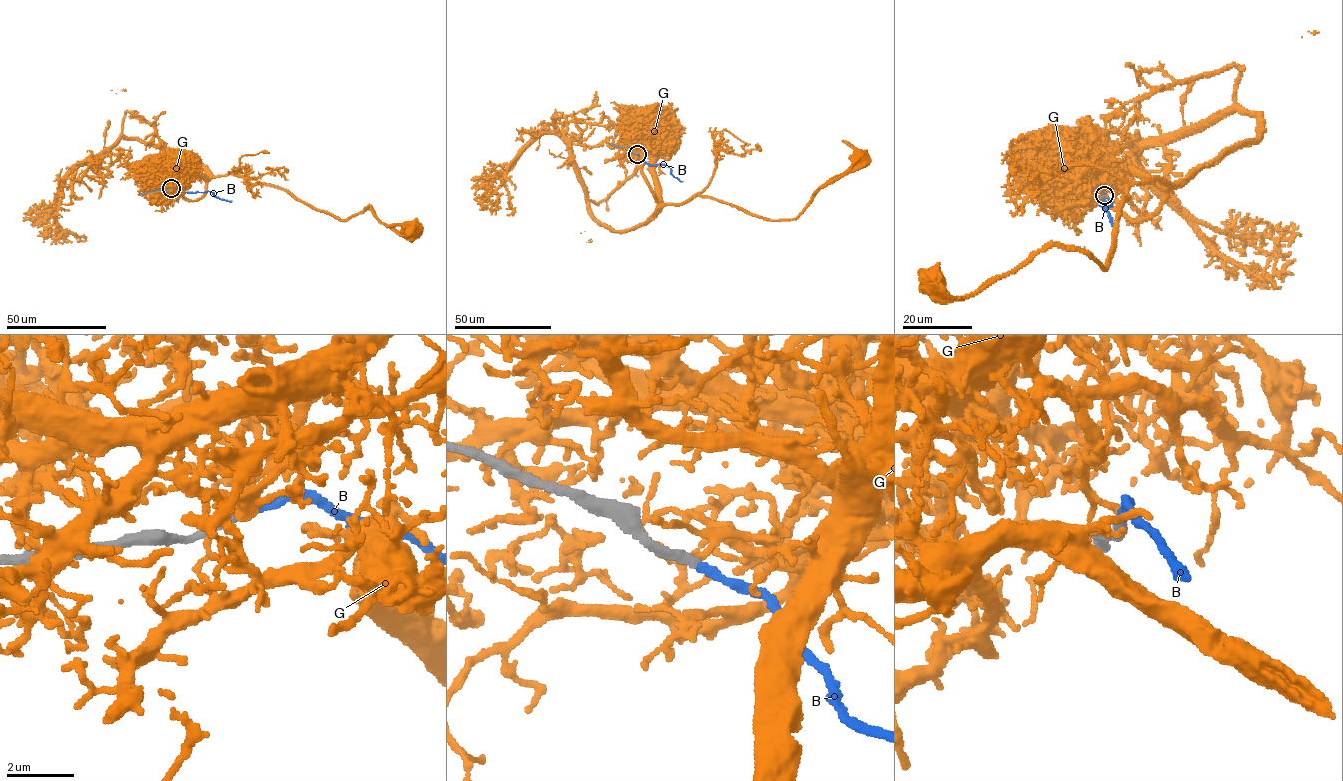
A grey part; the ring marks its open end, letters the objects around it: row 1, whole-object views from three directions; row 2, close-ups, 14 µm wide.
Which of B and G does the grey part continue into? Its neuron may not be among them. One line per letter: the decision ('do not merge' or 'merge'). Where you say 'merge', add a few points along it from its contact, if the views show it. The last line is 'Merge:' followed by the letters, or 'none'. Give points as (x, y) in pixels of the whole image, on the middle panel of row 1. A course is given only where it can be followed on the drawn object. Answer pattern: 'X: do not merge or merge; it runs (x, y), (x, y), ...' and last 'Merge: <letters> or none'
B: merge; it runs (637, 154), (647, 163), (669, 166), (674, 177), (682, 181)
G: do not merge
Merge: B

